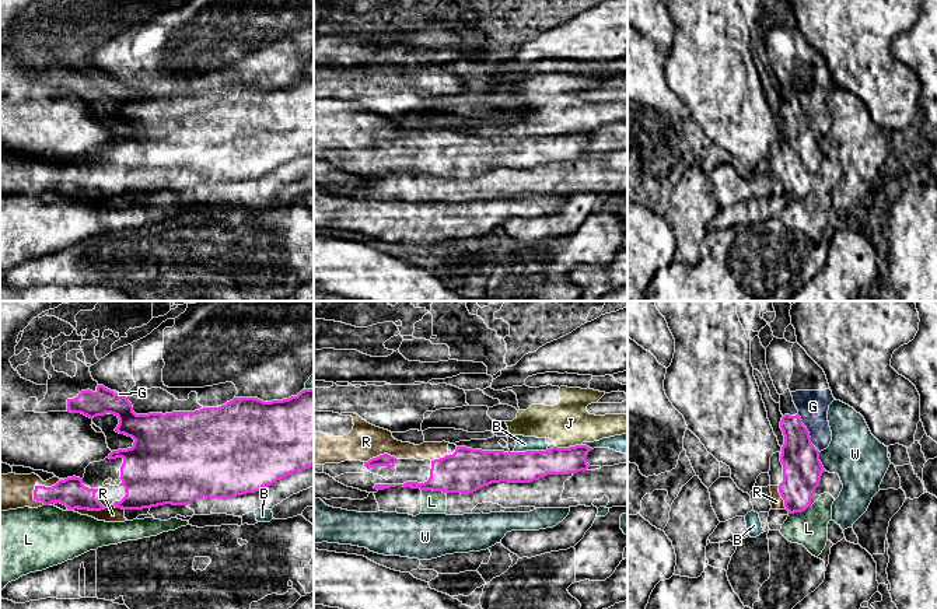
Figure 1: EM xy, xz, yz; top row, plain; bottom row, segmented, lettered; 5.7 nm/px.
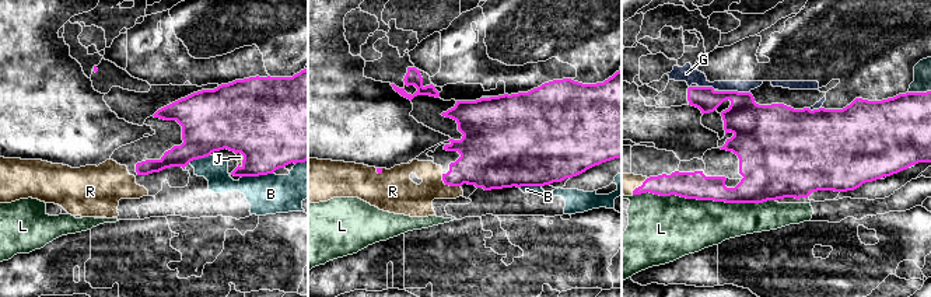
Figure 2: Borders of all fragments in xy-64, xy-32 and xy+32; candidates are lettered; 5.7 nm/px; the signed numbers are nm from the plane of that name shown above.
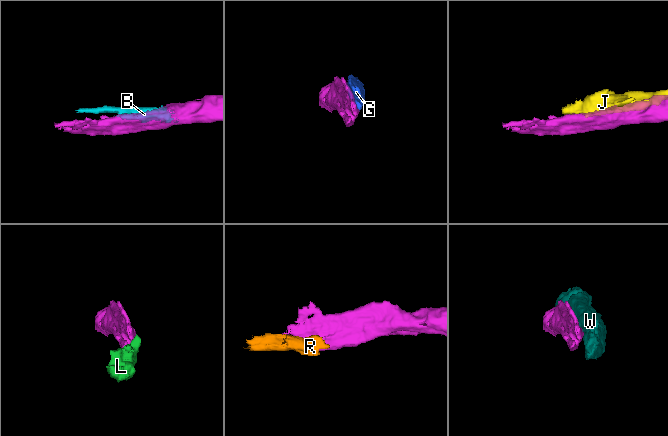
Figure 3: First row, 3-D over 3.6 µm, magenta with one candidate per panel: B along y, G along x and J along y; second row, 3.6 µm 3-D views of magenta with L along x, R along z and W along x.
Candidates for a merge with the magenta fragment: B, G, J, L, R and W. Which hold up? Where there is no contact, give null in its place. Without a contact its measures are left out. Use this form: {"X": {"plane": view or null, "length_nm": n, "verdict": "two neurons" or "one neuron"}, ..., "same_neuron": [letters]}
{"B": {"plane": "xz", "length_nm": 190, "verdict": "two neurons"}, "G": {"plane": "yz", "length_nm": 260, "verdict": "two neurons"}, "J": {"plane": "xz", "length_nm": 70, "verdict": "two neurons"}, "L": {"plane": "xz", "length_nm": 140, "verdict": "two neurons"}, "R": {"plane": "xy", "length_nm": 340, "verdict": "one neuron"}, "W": {"plane": "yz", "length_nm": 110, "verdict": "two neurons"}, "same_neuron": ["R"]}

